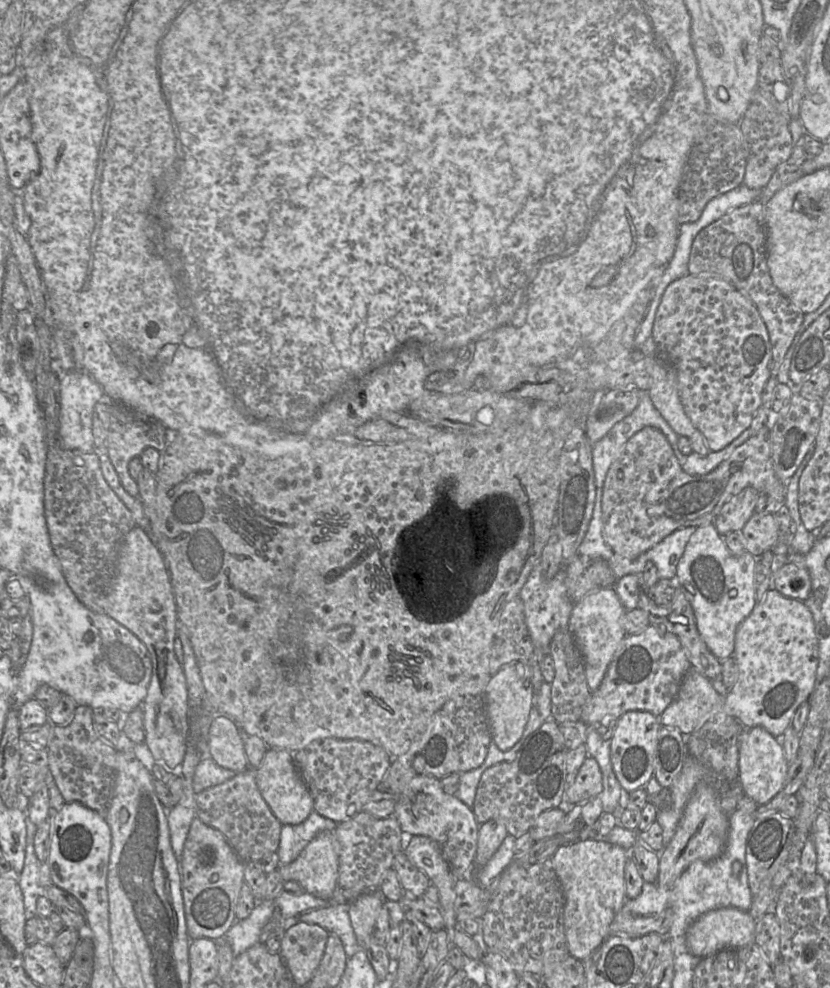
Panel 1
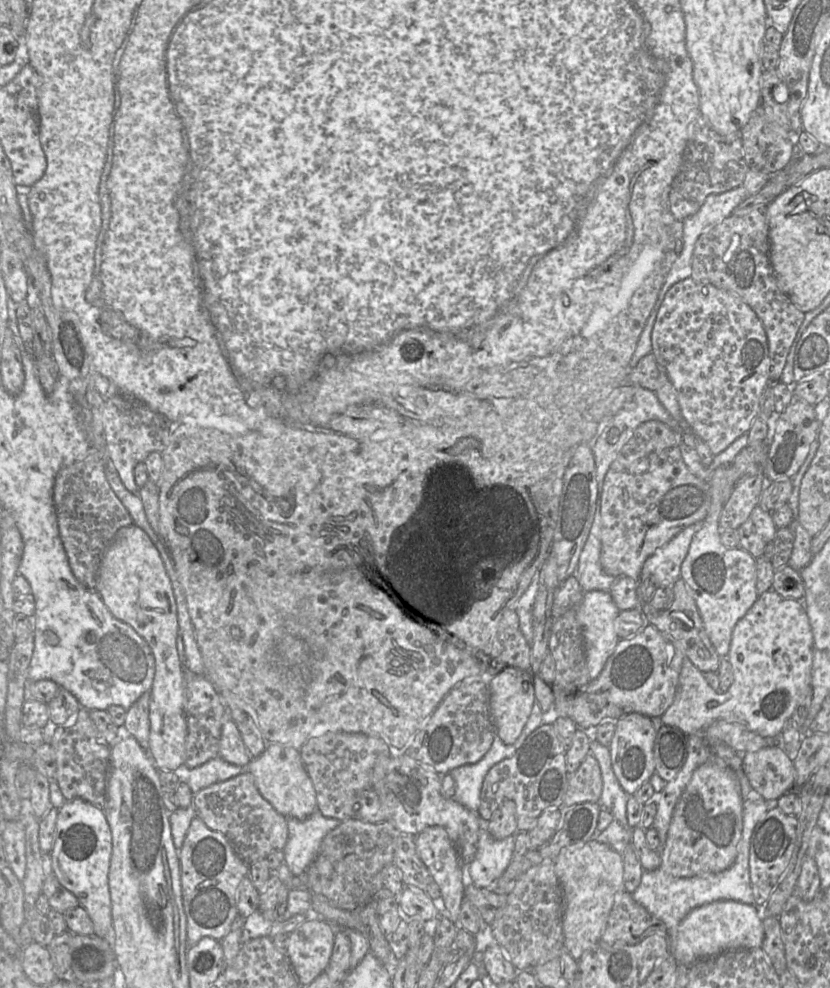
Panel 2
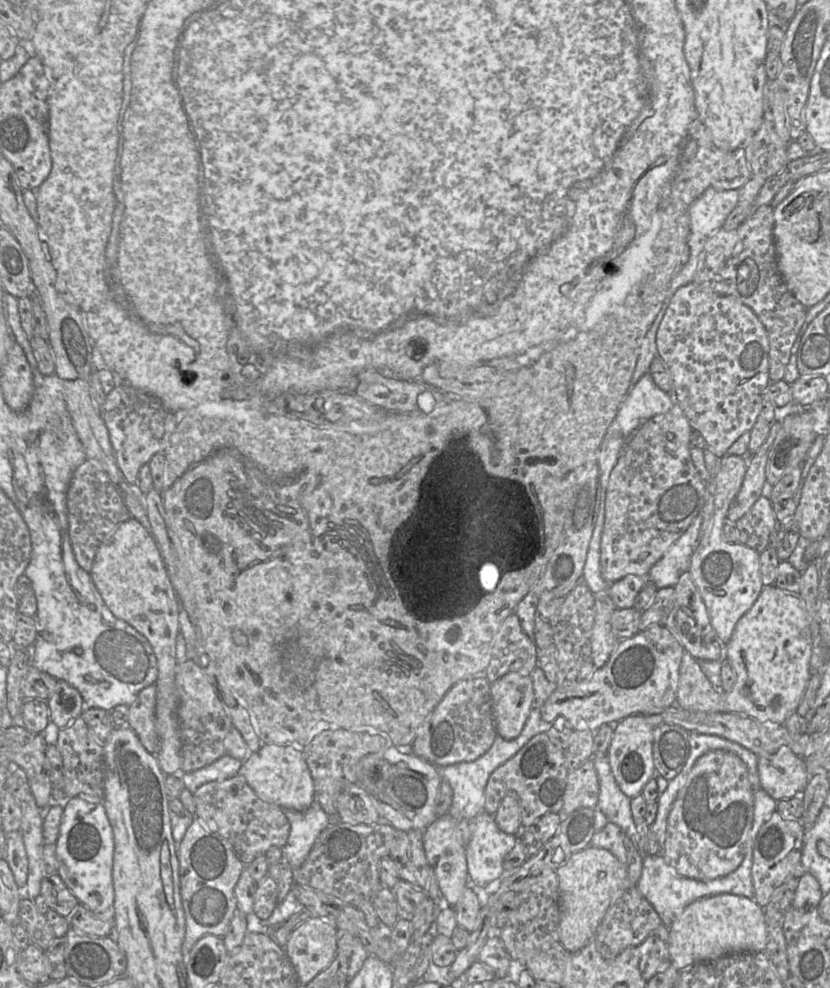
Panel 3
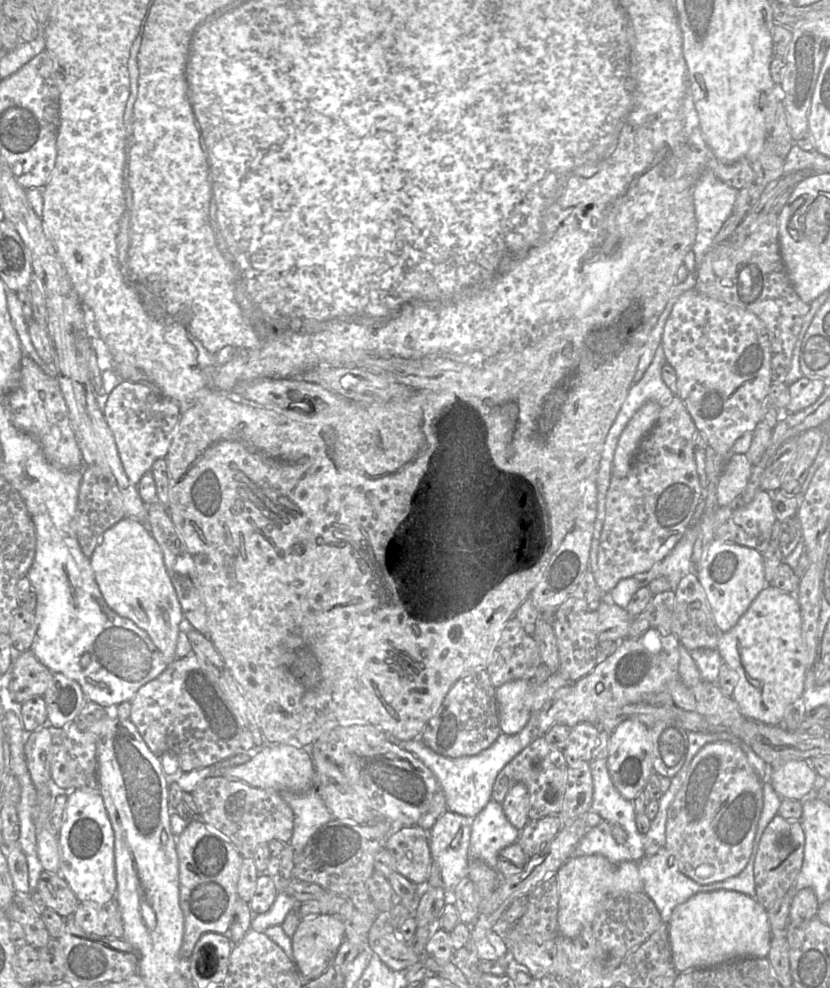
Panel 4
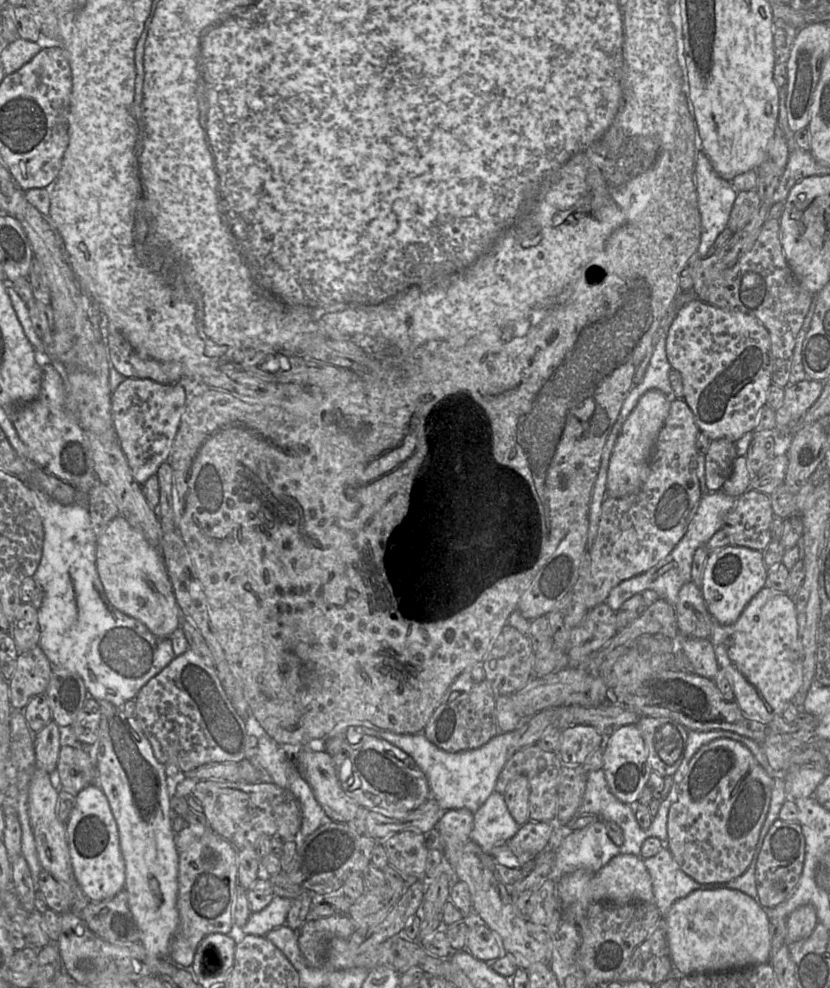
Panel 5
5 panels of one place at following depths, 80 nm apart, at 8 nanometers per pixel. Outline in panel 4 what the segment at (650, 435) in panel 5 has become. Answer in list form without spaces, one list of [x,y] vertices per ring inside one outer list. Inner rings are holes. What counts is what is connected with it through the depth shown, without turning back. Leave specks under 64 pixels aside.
[[[653,401],[644,404],[623,430],[613,459],[613,477],[625,477],[632,466],[640,443],[655,425],[662,407]]]

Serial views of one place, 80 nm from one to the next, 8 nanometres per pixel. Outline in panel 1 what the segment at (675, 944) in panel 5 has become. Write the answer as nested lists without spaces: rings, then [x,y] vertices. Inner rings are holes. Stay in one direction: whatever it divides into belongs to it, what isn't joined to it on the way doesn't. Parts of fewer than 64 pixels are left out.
[[[734,907],[710,910],[687,930],[687,946],[692,955],[704,958],[724,948],[755,943],[756,921],[748,911]]]

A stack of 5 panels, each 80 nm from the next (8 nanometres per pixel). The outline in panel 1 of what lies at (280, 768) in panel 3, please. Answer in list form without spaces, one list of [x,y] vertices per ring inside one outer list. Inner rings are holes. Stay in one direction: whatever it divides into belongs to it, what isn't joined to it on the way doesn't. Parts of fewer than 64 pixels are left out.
[[[268,747],[261,764],[253,770],[262,797],[281,824],[300,824],[313,811],[312,795],[294,763],[292,752]]]

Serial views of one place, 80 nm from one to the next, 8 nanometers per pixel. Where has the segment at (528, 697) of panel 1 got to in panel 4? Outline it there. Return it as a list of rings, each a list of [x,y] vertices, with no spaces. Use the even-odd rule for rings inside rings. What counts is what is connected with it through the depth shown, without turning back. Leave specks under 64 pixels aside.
[[[522,679],[507,682],[496,688],[495,699],[501,733],[517,734],[529,722],[531,714],[524,705],[528,689],[529,680]]]

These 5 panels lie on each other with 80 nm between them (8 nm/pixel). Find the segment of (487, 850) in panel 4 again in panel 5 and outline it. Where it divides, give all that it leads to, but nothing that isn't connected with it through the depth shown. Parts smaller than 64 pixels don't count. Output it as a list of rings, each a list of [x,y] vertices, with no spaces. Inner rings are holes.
[[[494,791],[474,812],[470,840],[488,854],[494,846],[503,845],[515,836],[519,828],[507,808],[504,795]]]

